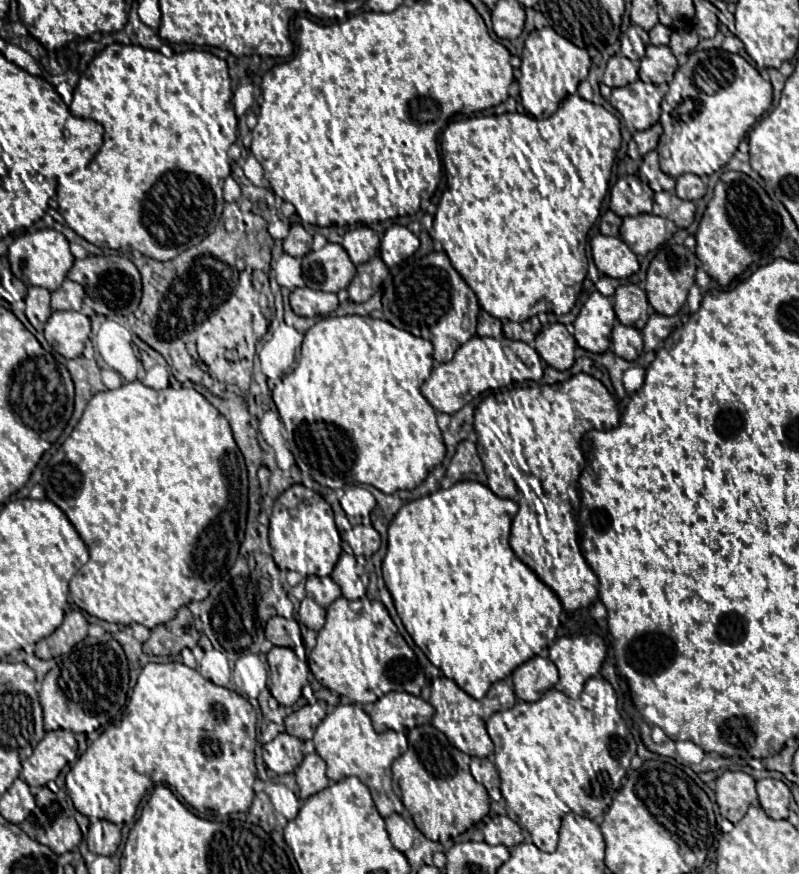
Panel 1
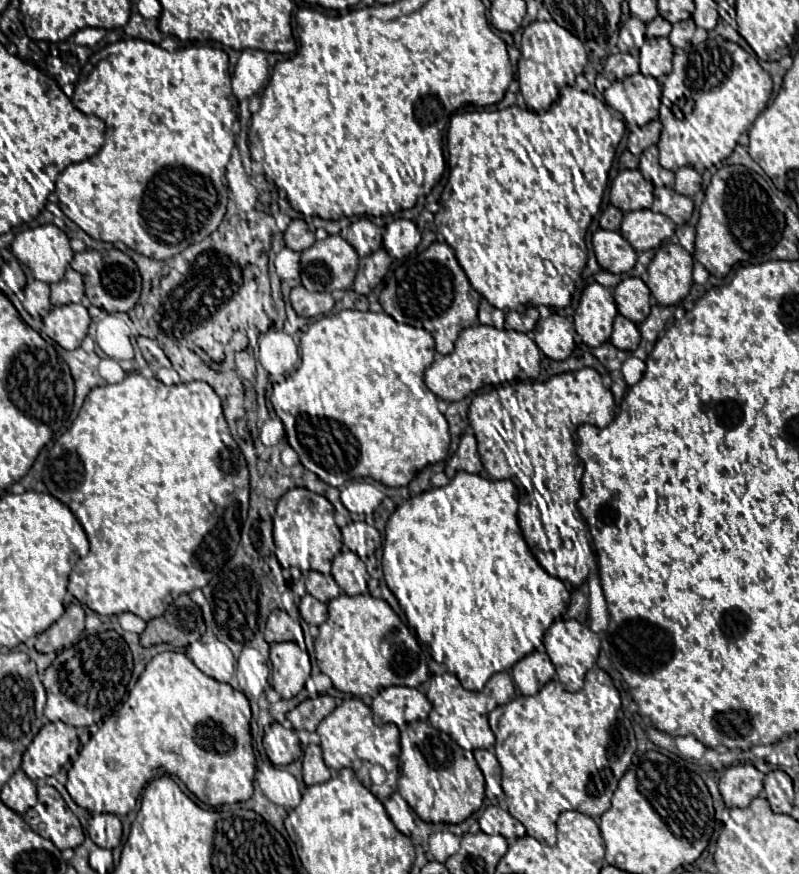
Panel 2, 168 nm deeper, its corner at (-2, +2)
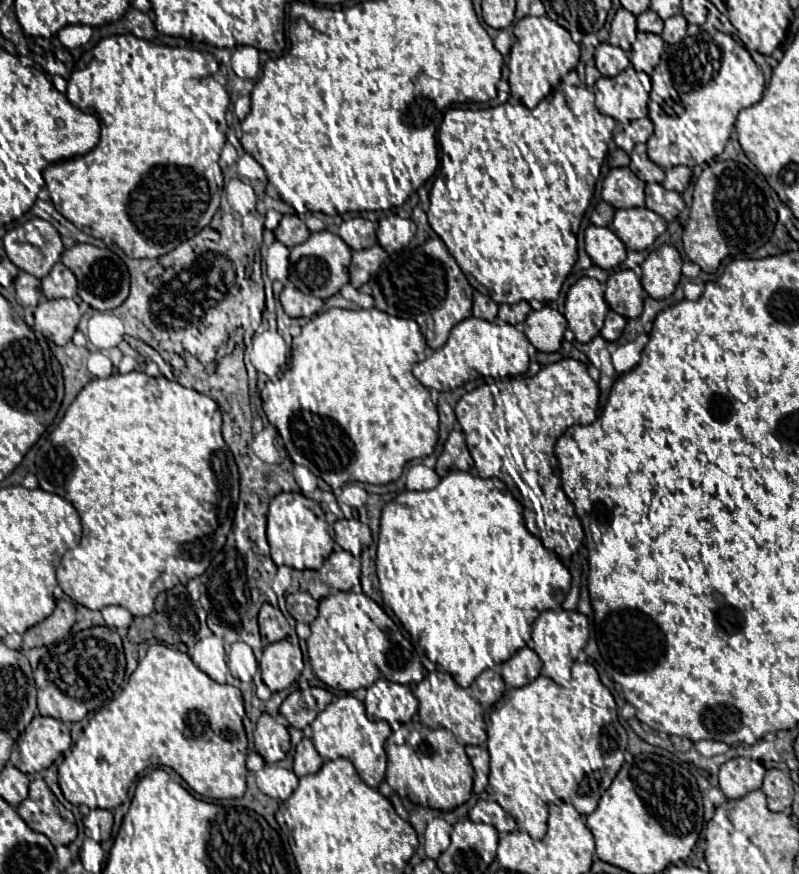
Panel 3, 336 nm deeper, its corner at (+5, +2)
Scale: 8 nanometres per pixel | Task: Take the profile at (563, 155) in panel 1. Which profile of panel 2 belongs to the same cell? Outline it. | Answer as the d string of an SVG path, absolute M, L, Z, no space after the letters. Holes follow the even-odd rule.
M562 88L560 98L550 106L548 112L536 114L532 110L524 110L518 106L510 106L504 110L476 110L458 111L452 115L450 128L446 134L446 146L448 149L447 164L450 168L448 182L445 186L442 198L440 198L440 210L435 214L435 225L437 230L446 238L448 246L454 250L460 266L464 268L472 288L480 292L494 308L498 310L522 310L528 306L548 306L548 308L568 308L572 302L574 294L574 284L580 278L586 260L588 260L588 250L586 250L586 230L600 210L602 197L609 183L609 171L612 160L616 154L617 147L624 136L624 121L618 118L602 100L588 92L580 92L576 88Z

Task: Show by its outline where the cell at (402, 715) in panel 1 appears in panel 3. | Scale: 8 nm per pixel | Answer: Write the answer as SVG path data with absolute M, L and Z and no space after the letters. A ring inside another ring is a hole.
M381 678L367 688L365 710L367 718L371 720L387 720L393 728L397 728L413 720L417 708L417 698L413 696L409 686Z

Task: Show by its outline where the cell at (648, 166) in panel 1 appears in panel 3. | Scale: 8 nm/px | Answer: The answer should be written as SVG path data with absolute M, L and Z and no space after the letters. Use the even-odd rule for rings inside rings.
M638 144L630 154L629 168L645 183L662 183L665 178L663 168L651 162L647 156L646 144Z

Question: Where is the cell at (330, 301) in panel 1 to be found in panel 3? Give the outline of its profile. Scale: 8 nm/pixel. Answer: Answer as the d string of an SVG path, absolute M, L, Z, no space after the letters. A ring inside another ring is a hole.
M285 286L281 292L281 304L287 316L301 318L301 316L313 316L323 308L323 300L303 294L295 286Z

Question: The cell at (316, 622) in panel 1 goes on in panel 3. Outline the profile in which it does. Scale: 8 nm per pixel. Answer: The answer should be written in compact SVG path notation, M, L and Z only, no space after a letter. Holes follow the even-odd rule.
M295 592L287 596L287 612L303 624L311 624L317 618L319 602L313 600L307 592Z

